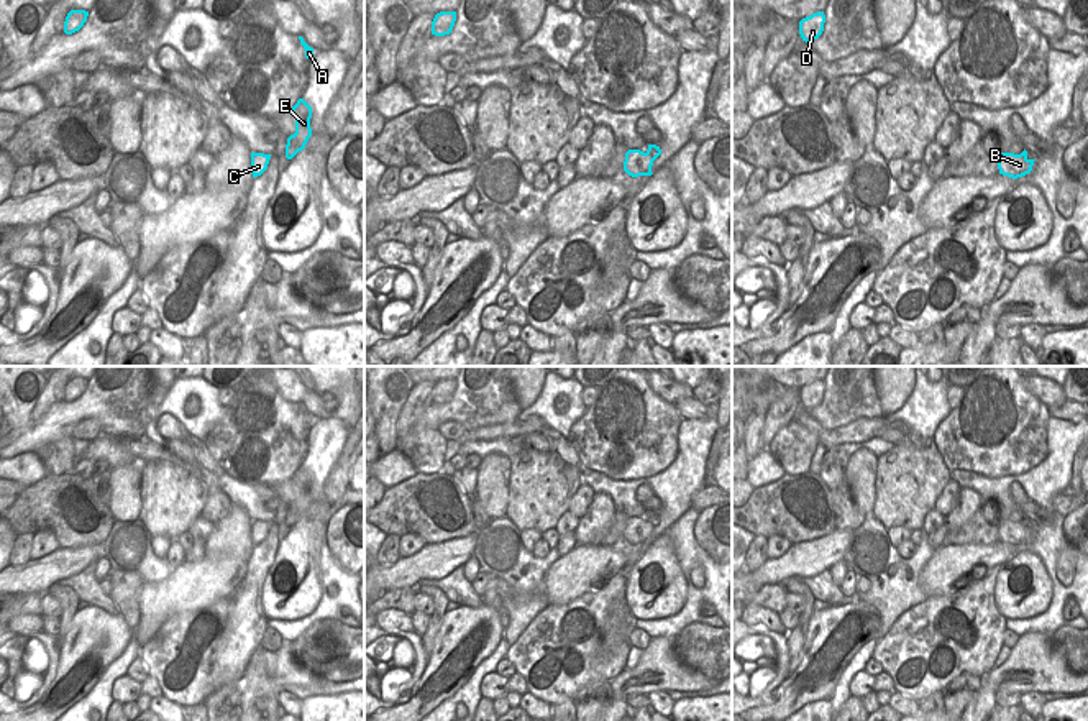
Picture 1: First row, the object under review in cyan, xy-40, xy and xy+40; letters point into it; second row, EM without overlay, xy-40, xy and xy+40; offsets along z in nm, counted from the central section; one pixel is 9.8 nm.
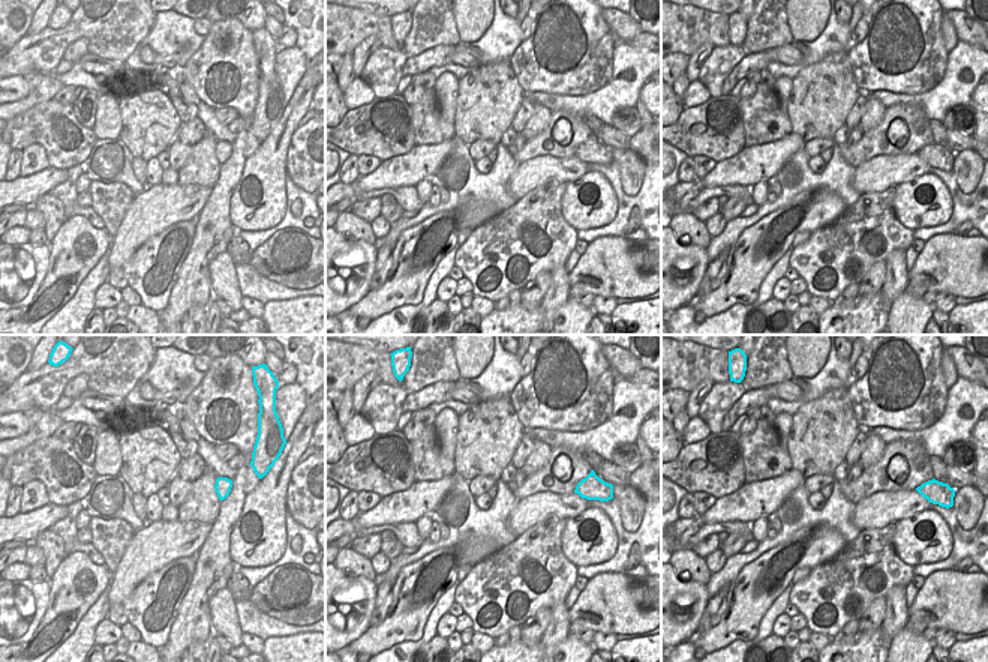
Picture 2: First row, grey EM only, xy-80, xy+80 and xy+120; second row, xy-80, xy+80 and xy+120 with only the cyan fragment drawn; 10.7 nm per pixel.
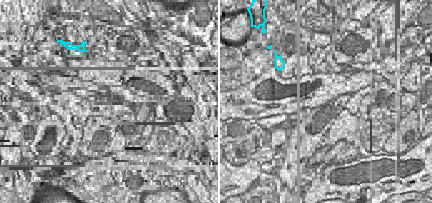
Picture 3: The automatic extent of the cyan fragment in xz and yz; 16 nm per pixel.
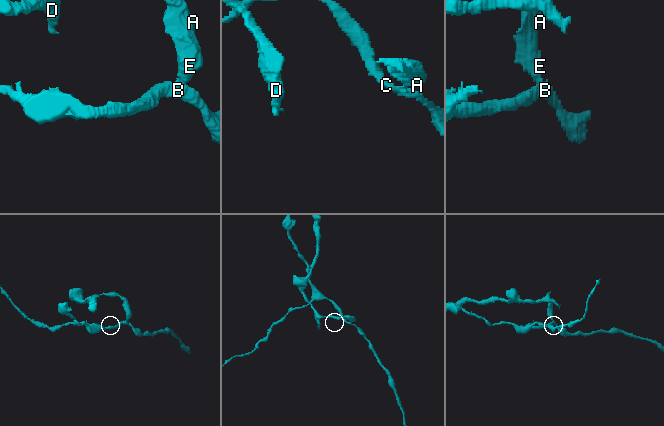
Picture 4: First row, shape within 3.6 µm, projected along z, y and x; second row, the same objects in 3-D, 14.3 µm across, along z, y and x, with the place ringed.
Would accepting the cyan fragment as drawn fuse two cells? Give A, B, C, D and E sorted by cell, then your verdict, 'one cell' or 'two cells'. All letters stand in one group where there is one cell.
groups A D E / B C; two cells

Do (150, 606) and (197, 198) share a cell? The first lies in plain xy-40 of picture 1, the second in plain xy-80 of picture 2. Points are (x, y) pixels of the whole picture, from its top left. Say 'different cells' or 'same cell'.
same cell

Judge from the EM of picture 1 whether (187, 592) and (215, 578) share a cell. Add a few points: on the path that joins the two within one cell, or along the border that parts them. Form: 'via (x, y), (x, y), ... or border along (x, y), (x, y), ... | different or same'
via (194, 585), (209, 580) | same

